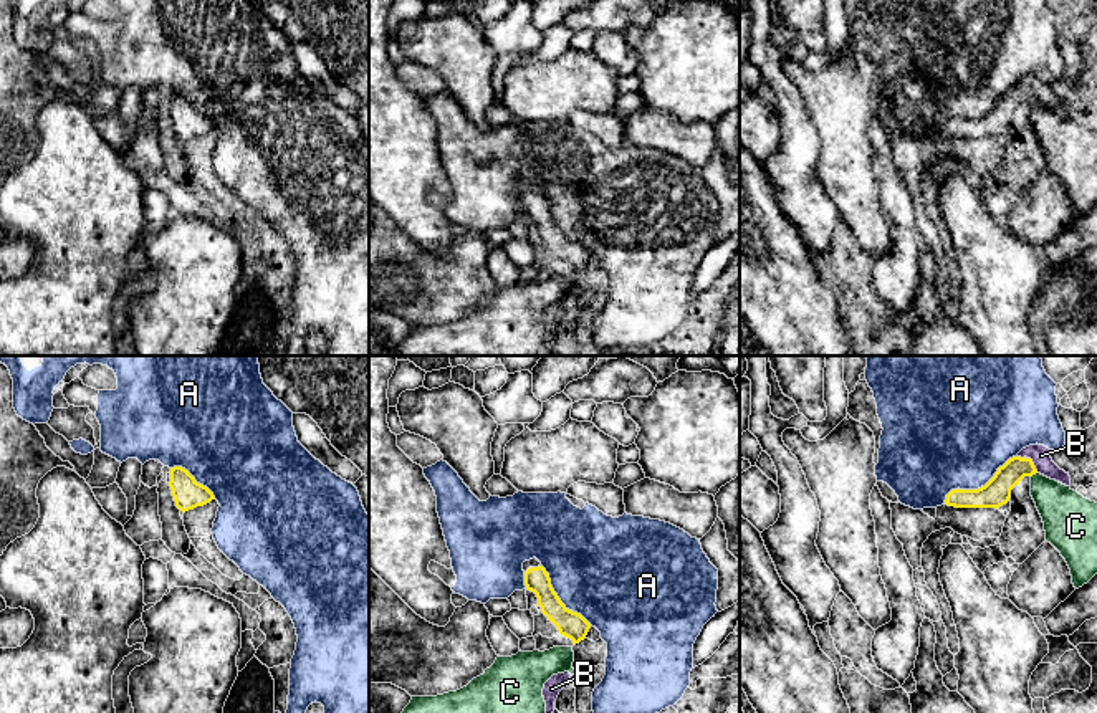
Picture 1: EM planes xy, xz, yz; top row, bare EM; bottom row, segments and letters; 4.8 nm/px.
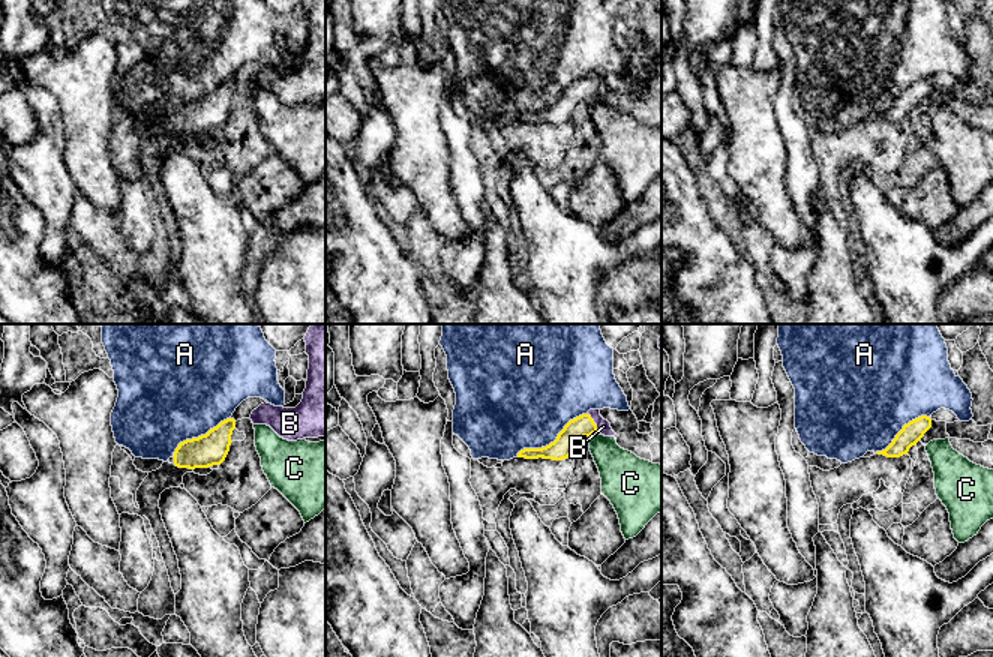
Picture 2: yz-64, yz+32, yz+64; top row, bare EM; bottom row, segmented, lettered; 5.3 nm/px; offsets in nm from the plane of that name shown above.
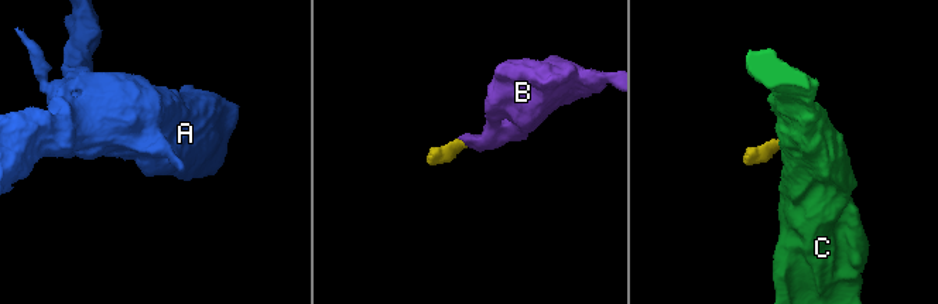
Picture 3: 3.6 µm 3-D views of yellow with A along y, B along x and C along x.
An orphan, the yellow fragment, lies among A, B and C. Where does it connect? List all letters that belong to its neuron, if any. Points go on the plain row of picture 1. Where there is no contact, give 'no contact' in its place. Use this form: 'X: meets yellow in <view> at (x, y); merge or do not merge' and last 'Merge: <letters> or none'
A: meets yellow in yz at (978, 118); do not merge
B: meets yellow in yz at (1031, 90); merge
C: meets yellow in yz at (1033, 103); do not merge
Merge: B

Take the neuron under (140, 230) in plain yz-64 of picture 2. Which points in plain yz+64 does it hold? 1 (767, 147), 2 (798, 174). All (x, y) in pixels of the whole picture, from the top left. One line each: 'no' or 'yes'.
1: no
2: yes

